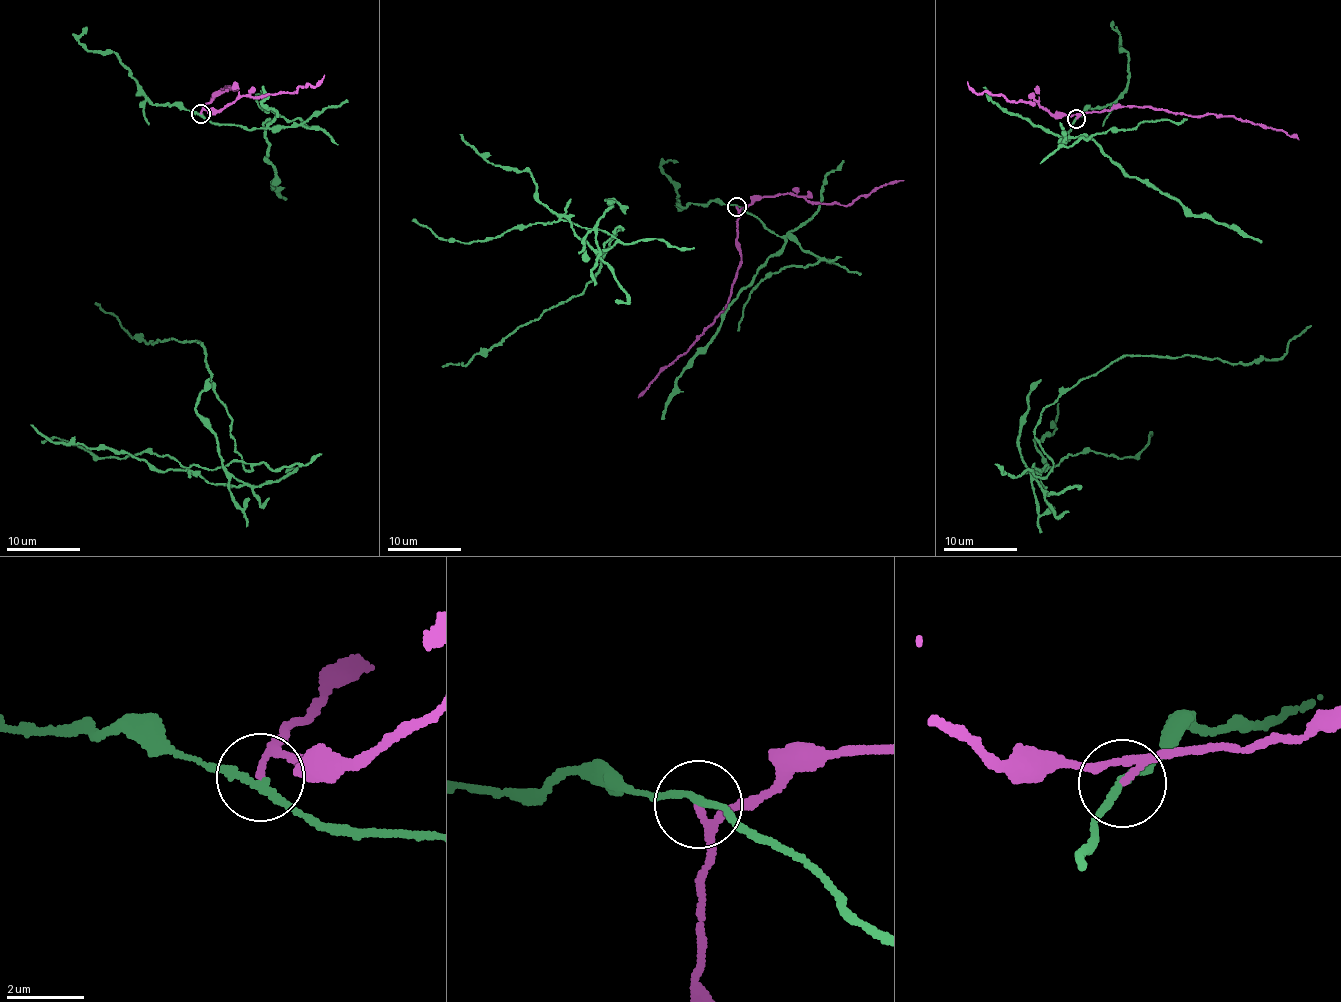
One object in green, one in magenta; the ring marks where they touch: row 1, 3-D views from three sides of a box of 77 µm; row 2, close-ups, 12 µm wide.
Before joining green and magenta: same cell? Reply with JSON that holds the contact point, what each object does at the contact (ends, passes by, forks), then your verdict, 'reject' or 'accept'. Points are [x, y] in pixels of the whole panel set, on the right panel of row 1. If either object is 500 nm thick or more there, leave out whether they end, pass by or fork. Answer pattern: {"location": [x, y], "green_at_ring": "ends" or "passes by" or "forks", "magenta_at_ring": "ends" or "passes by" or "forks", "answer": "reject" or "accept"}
{"location": [1076, 118], "green_at_ring": "passes by", "magenta_at_ring": "passes by", "answer": "reject"}

